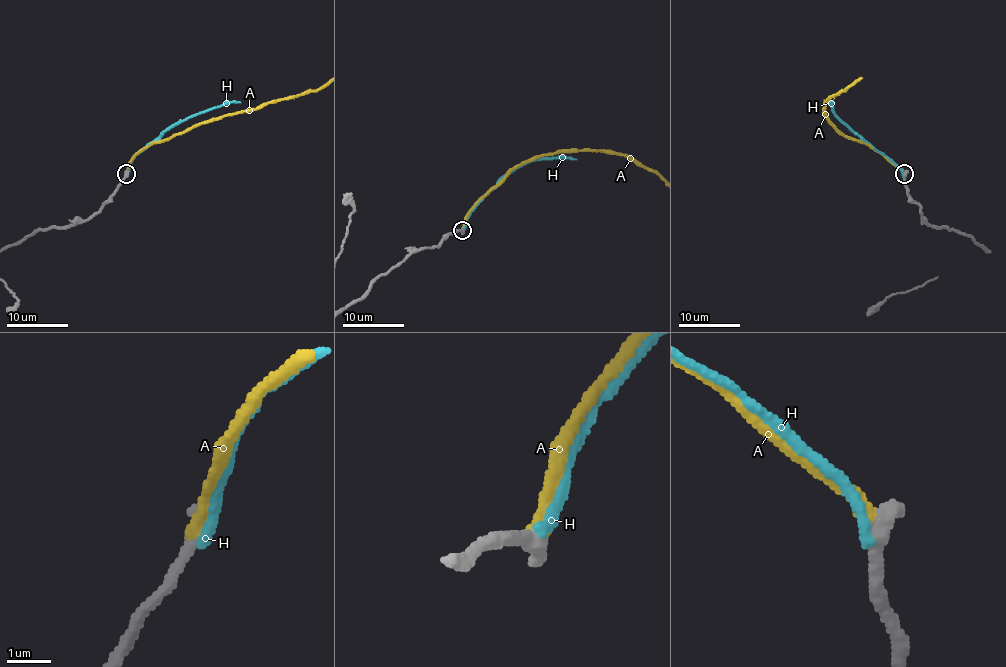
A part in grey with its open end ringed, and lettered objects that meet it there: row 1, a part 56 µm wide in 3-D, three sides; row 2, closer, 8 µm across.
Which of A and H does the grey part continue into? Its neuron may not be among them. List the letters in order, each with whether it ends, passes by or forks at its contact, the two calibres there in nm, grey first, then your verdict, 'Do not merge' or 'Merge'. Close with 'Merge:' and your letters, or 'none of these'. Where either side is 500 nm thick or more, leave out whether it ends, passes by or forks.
A: It ends there. Thickness 480 nm (grey) against 400 nm. Merge
H: It ends there. Thickness 480 nm (grey) against 260 nm. Do not merge
Merge: A

